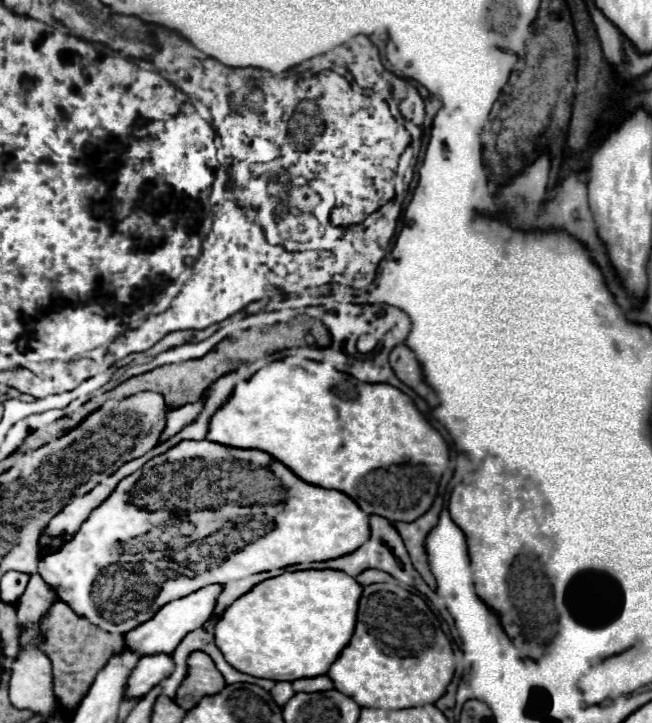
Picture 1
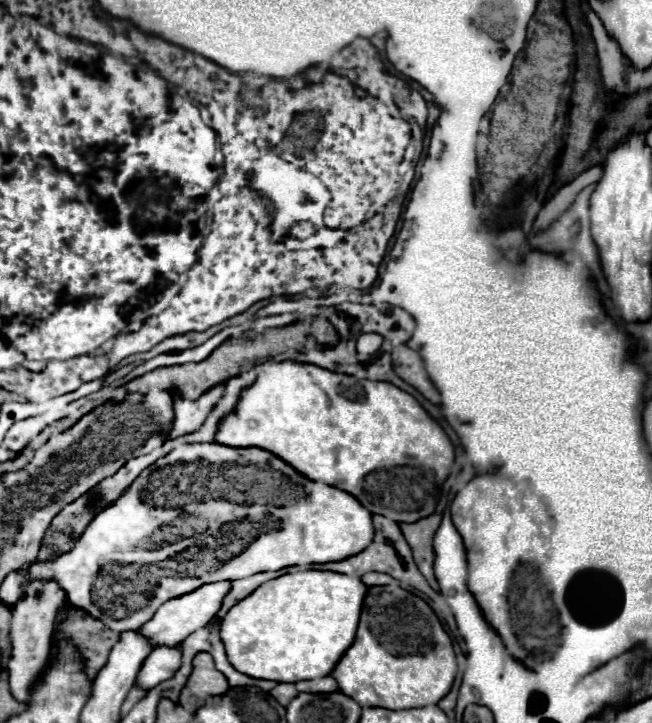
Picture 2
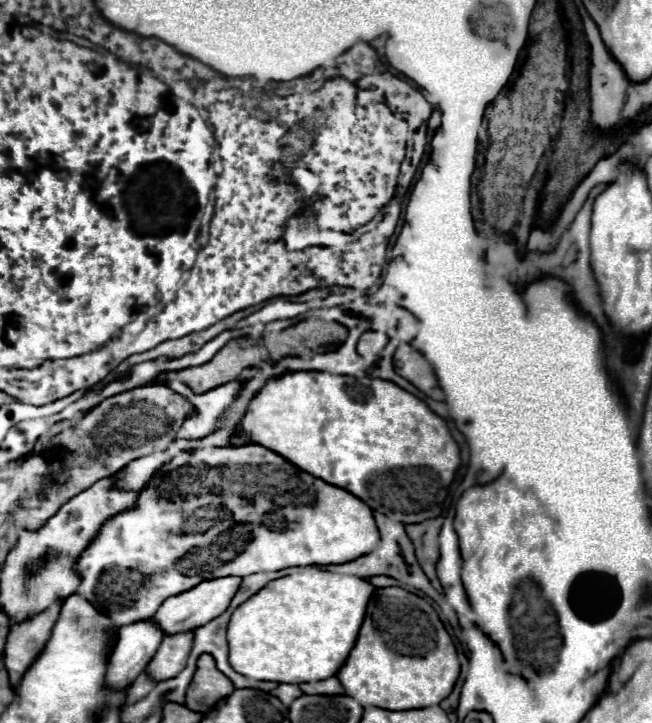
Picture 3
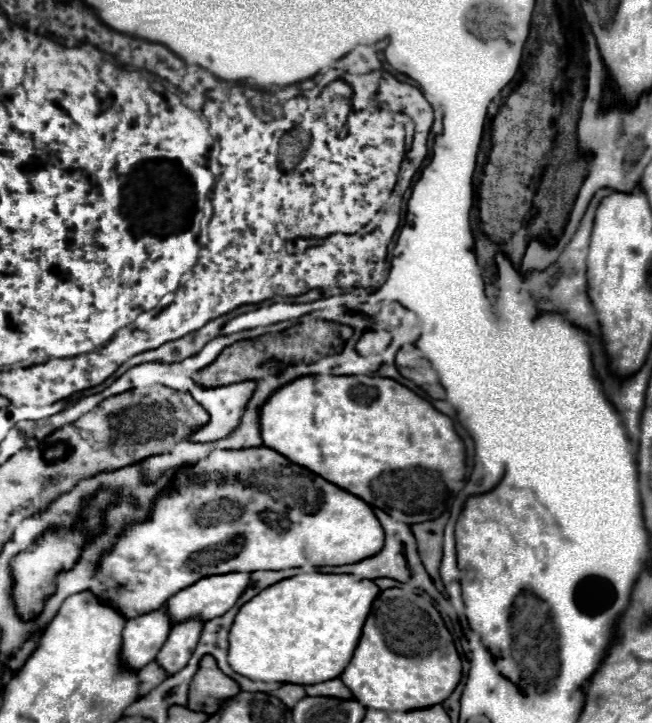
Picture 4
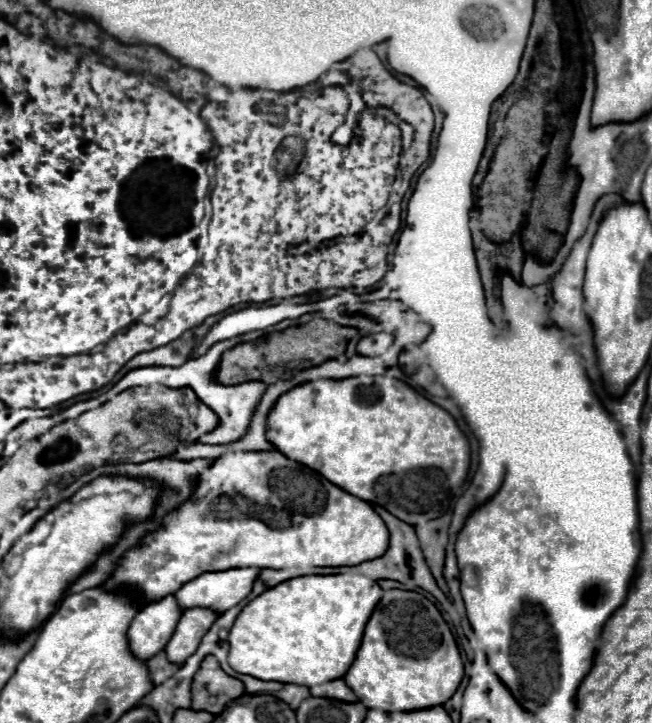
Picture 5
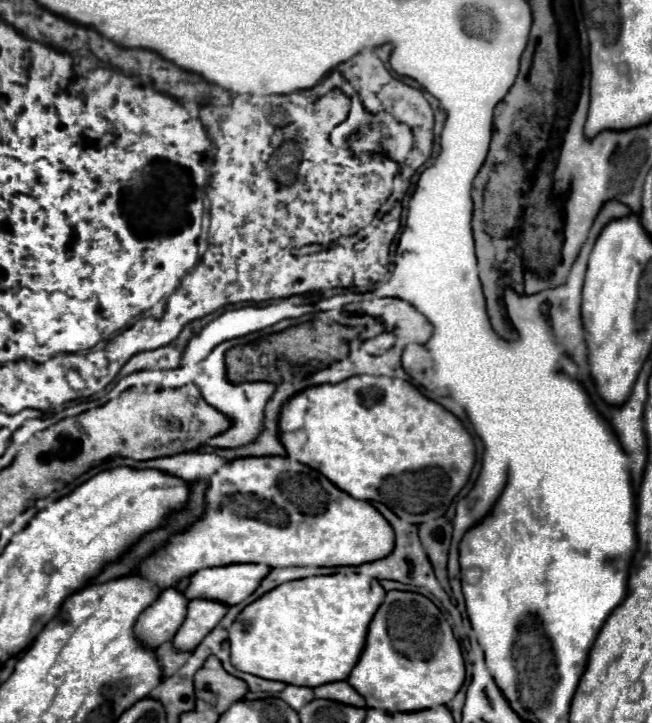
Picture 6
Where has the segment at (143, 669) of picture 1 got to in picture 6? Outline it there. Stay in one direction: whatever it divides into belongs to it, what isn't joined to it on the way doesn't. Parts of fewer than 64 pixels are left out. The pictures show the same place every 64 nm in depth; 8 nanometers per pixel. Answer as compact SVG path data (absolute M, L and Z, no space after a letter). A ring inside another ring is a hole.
M192 600L188 604L188 616L178 628L178 632L172 638L172 644L178 652L194 650L198 642L220 622L220 618L226 614L228 606L212 600Z

